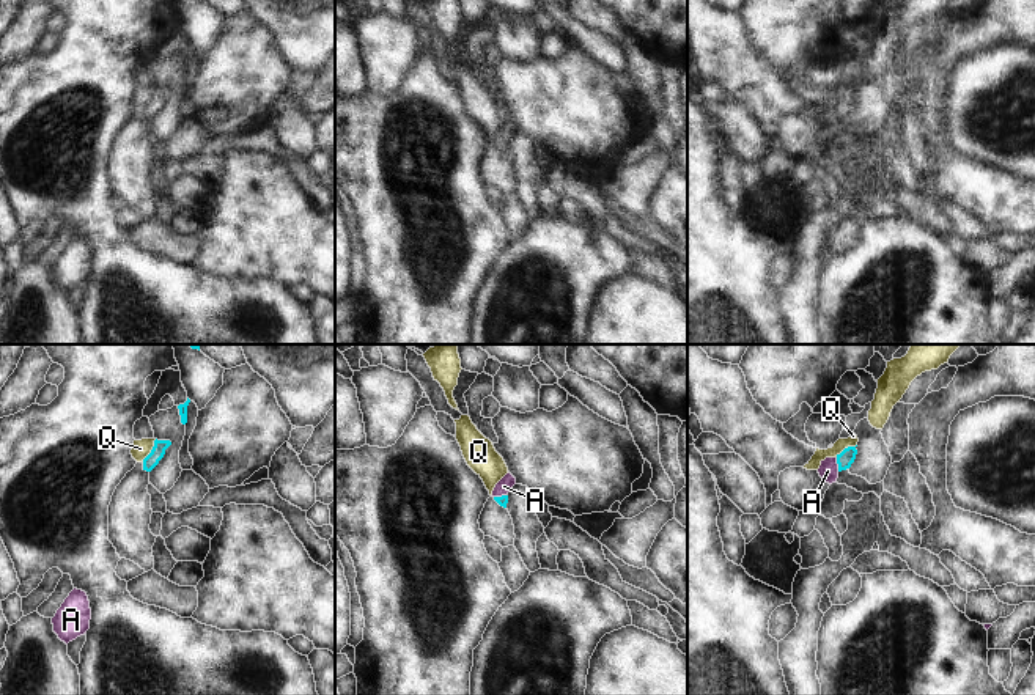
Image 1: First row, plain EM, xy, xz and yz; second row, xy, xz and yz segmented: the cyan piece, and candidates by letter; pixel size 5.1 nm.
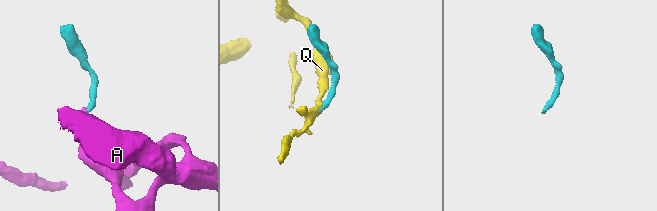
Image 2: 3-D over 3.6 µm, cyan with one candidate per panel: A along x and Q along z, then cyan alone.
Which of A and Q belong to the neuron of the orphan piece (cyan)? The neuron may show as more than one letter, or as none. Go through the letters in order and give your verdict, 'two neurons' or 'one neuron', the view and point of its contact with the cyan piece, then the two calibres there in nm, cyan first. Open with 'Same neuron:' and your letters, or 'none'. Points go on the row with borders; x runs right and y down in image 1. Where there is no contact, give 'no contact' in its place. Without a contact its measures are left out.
Same neuron: A
A: one neuron; meets cyan in yz at (837, 463); 80 nm thick on the cyan side, 100 nm on the other
Q: two neurons; meets cyan in xy at (151, 450); 70 nm thick on the cyan side, 90 nm on the other

